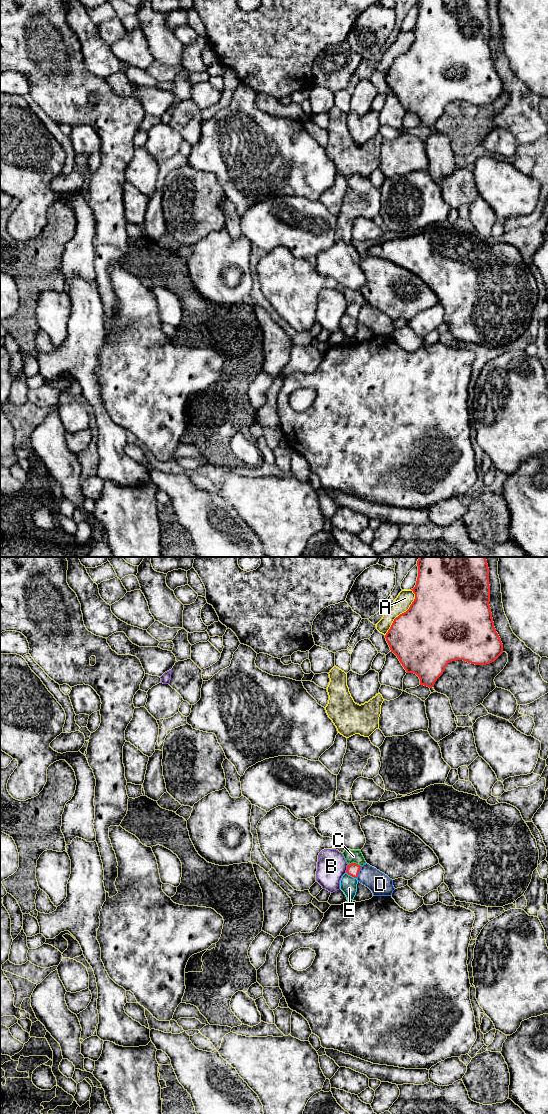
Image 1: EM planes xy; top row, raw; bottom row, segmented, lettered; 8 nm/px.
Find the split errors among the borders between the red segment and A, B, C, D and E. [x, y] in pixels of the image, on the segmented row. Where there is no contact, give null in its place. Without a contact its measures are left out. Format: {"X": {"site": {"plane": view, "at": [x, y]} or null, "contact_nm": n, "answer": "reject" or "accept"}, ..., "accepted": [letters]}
{"A": {"site": {"plane": "xy", "at": [402, 613]}, "contact_nm": 440, "answer": "reject"}, "B": {"site": {"plane": "xy", "at": [347, 868]}, "contact_nm": 70, "answer": "reject"}, "C": {"site": {"plane": "xy", "at": [354, 863]}, "contact_nm": 110, "answer": "accept"}, "D": {"site": {"plane": "xy", "at": [358, 872]}, "contact_nm": 100, "answer": "reject"}, "E": {"site": {"plane": "xy", "at": [351, 875]}, "contact_nm": 100, "answer": "reject"}, "accepted": ["C"]}

